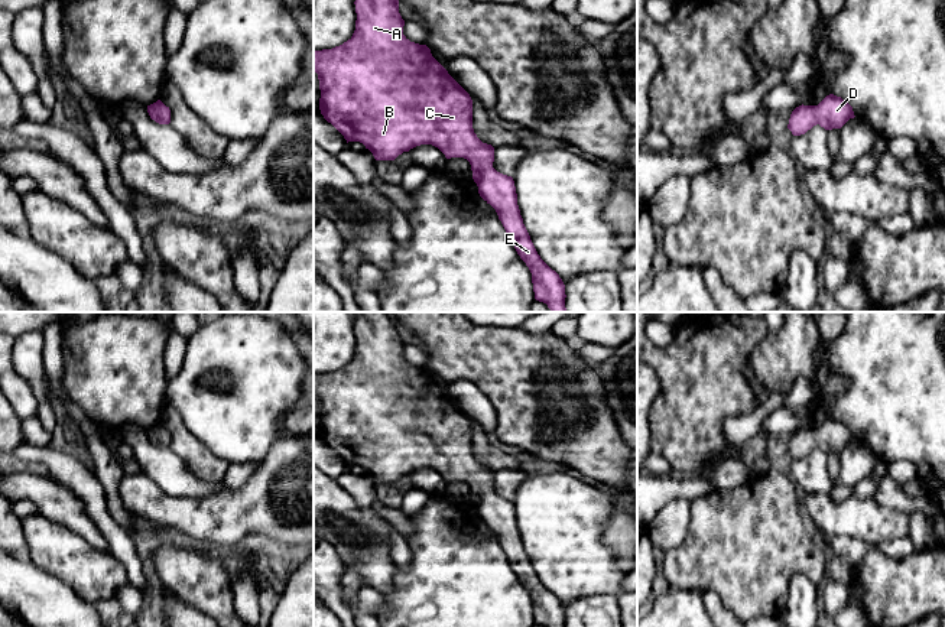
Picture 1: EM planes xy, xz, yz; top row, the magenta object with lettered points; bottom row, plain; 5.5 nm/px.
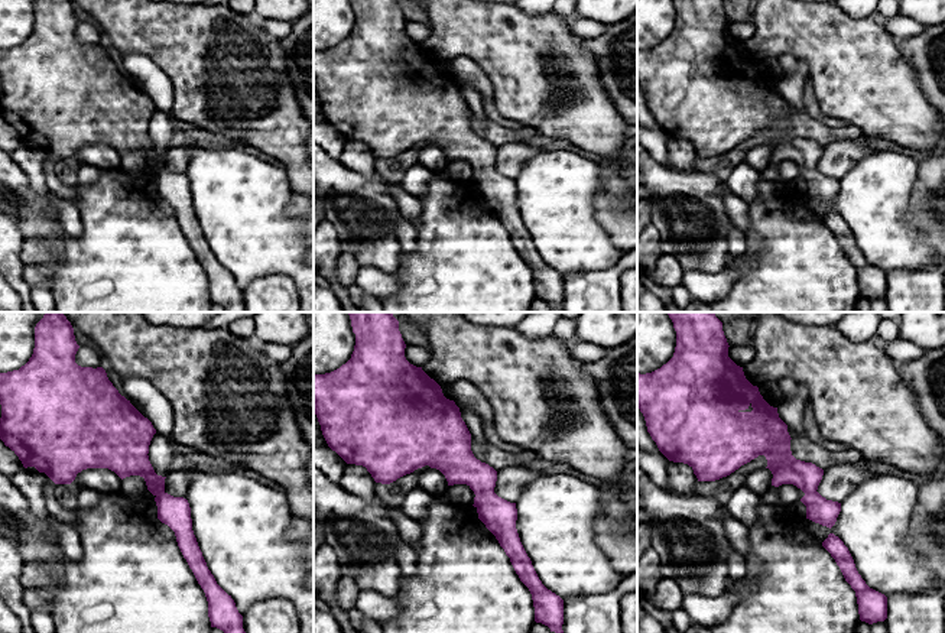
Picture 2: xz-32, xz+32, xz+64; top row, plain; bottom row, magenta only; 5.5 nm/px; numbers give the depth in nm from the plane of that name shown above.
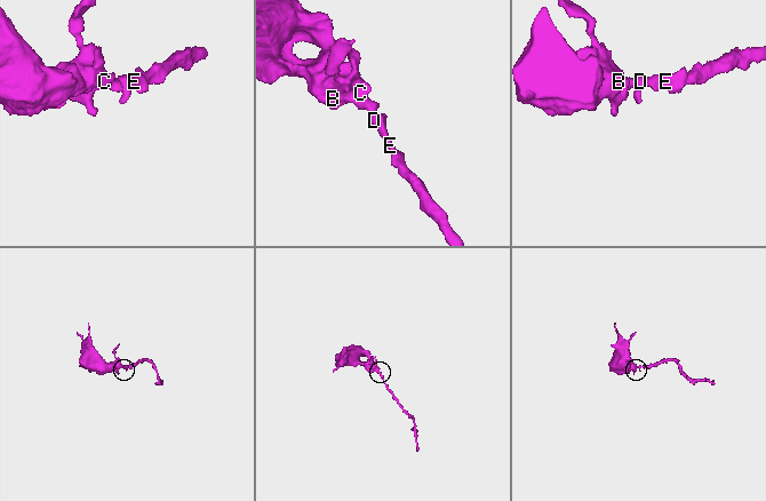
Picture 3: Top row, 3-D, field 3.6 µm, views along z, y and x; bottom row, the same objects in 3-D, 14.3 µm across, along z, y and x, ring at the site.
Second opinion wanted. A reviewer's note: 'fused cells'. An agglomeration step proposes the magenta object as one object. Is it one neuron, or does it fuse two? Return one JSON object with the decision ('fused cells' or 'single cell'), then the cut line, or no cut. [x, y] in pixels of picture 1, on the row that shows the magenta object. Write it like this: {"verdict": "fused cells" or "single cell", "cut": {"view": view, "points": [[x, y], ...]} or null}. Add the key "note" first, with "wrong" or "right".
{"note": "wrong", "verdict": "single cell", "cut": null}

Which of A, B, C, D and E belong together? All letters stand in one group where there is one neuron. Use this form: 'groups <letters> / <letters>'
groups A B C D E

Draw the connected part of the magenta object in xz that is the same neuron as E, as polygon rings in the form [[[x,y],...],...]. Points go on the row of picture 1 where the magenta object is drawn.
[[[355,0],[354,4],[357,20],[353,36],[332,49],[314,51],[314,71],[318,74],[321,90],[319,110],[324,118],[344,136],[347,143],[363,143],[376,160],[394,160],[403,152],[420,144],[438,147],[446,159],[467,159],[480,196],[496,209],[512,244],[532,273],[535,299],[546,303],[551,312],[566,312],[565,285],[559,274],[540,259],[530,240],[517,205],[513,178],[493,168],[494,147],[483,143],[474,133],[470,94],[432,56],[426,45],[410,42],[403,35],[405,20],[399,13],[399,0]]]

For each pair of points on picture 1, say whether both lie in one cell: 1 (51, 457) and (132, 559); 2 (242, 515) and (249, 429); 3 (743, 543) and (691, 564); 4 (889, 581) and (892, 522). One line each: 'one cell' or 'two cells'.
1: one cell
2: two cells
3: one cell
4: two cells

